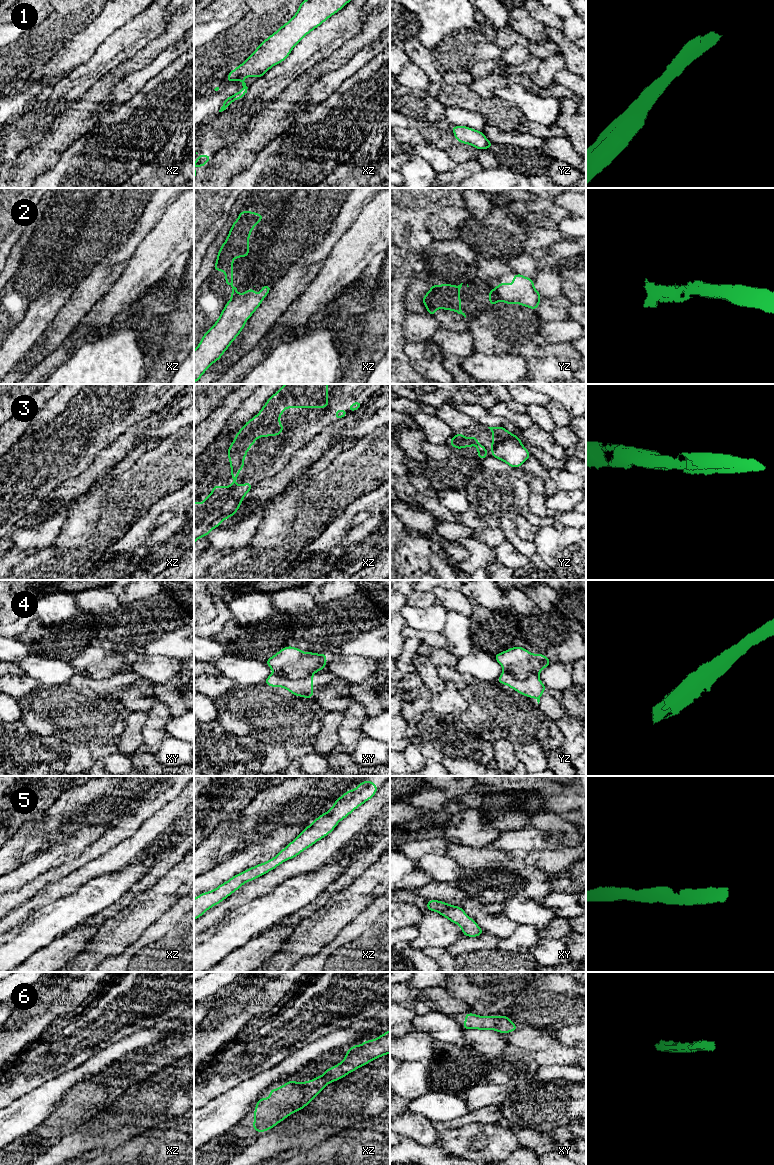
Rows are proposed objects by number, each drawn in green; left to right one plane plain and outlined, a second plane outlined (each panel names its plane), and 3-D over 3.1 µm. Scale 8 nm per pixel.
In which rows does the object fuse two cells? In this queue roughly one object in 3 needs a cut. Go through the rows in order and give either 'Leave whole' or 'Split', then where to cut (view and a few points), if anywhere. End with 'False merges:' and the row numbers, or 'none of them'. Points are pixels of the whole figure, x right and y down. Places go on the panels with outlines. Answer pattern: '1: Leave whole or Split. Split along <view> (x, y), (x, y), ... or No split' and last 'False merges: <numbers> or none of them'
1: Leave whole. No split
2: Split. Split along yz (495, 290), (500, 299)
3: Leave whole. No split
4: Split. Split along xy (274, 672), (290, 678), (305, 677), (312, 674)
5: Leave whole. No split
6: Leave whole. No split
False merges: 2, 4

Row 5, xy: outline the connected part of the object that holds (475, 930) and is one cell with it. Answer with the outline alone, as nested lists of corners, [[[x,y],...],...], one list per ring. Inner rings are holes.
[[[427,900],[427,910],[436,911],[462,928],[464,936],[477,937],[485,933],[460,906],[453,906],[438,900]]]

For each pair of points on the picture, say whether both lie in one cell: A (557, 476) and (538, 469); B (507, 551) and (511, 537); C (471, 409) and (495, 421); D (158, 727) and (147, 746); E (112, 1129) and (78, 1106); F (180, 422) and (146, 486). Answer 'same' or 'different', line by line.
A: different
B: different
C: same
D: same
E: different
F: different

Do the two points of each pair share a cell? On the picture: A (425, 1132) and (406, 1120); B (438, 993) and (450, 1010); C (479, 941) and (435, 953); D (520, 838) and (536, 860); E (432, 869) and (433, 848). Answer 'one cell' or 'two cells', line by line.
A: one cell
B: one cell
C: two cells
D: two cells
E: two cells

